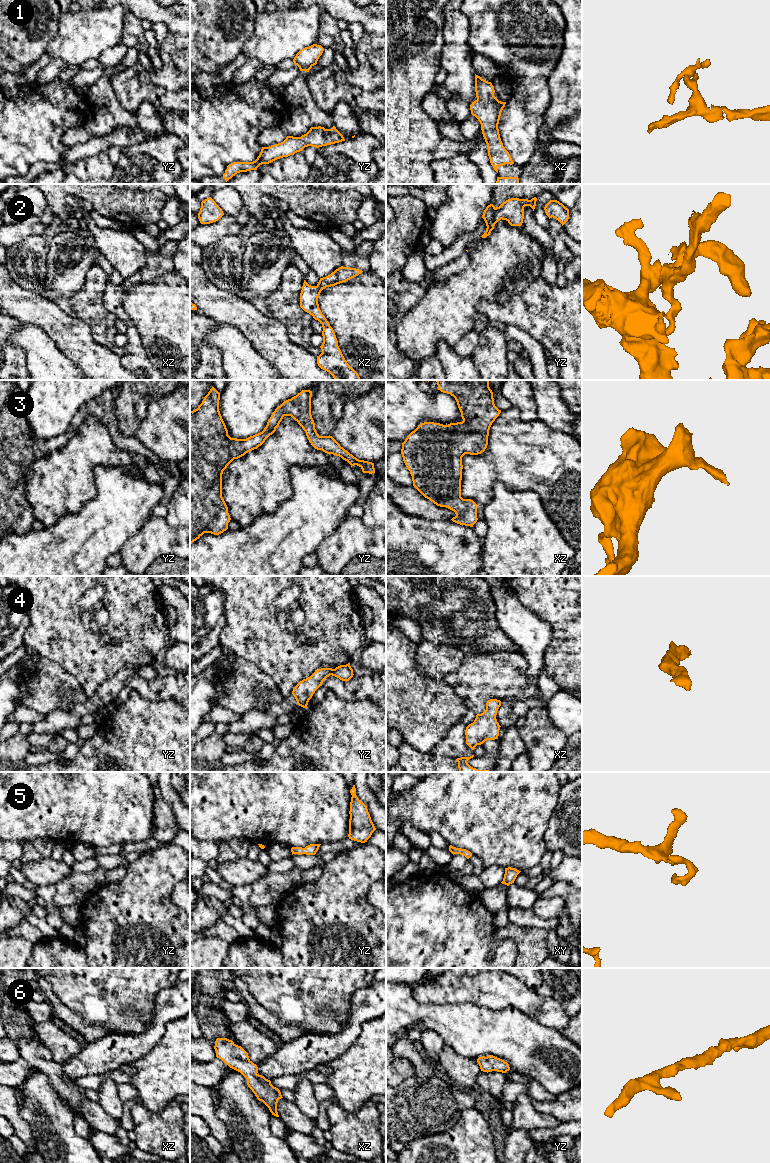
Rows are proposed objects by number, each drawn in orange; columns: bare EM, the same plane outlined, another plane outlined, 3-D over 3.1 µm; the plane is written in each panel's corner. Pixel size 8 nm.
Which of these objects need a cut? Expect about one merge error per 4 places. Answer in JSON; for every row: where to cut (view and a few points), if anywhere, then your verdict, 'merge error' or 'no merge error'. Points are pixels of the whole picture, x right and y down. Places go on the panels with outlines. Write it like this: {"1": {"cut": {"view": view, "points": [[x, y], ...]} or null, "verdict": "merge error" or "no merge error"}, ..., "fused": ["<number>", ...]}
{"1": {"cut": null, "verdict": "no merge error"}, "2": {"cut": {"view": "yz", "points": [[495, 208], [492, 217], [486, 225]]}, "verdict": "merge error"}, "3": {"cut": null, "verdict": "no merge error"}, "4": {"cut": null, "verdict": "no merge error"}, "5": {"cut": null, "verdict": "no merge error"}, "6": {"cut": null, "verdict": "no merge error"}, "fused": ["2"]}

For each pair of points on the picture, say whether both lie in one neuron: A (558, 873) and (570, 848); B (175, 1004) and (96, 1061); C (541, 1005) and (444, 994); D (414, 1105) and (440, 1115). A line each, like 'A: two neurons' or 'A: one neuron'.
A: two neurons
B: one neuron
C: one neuron
D: one neuron

